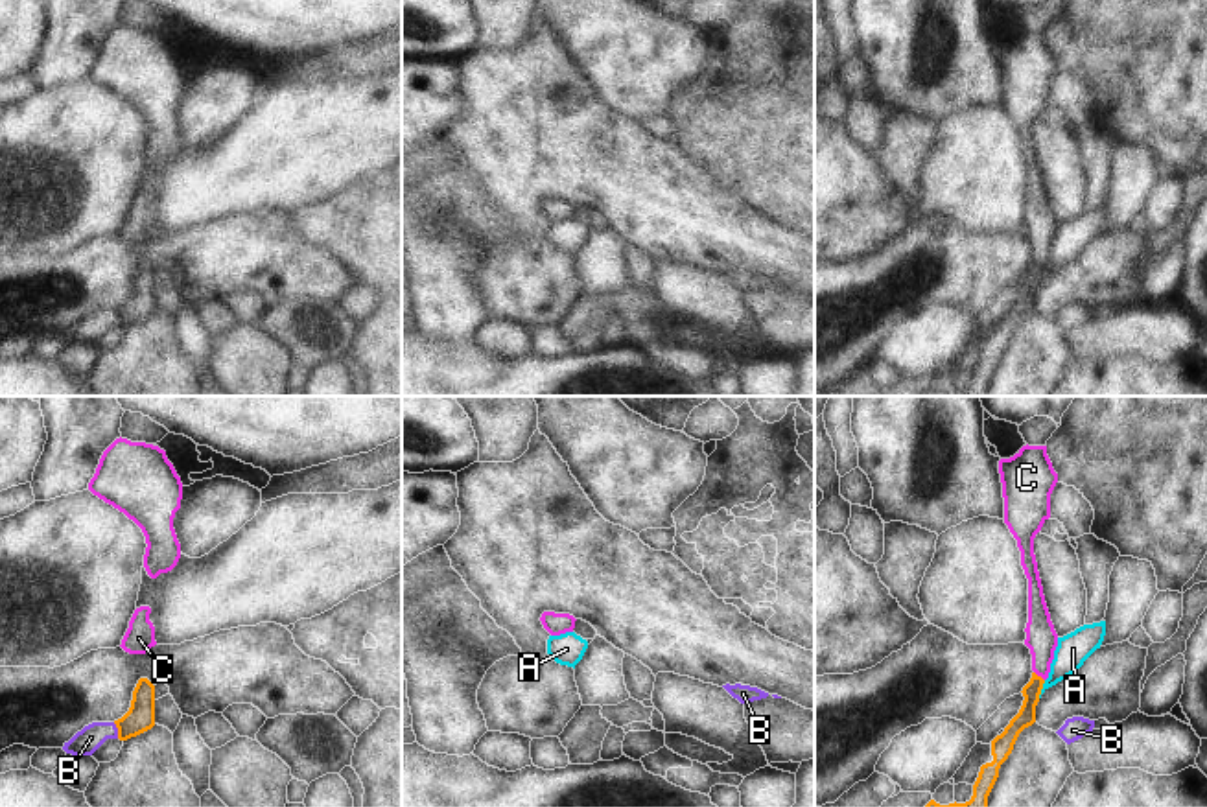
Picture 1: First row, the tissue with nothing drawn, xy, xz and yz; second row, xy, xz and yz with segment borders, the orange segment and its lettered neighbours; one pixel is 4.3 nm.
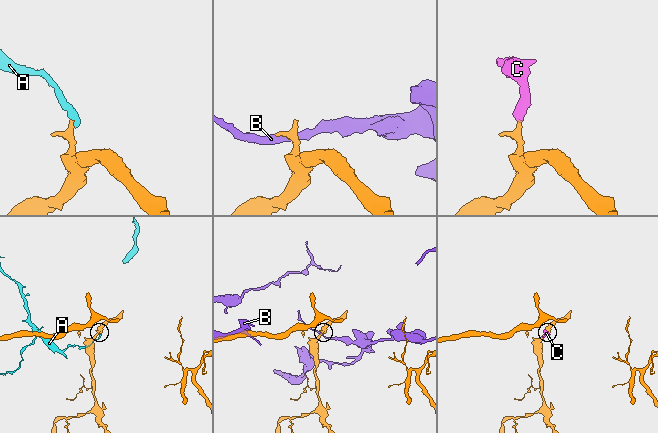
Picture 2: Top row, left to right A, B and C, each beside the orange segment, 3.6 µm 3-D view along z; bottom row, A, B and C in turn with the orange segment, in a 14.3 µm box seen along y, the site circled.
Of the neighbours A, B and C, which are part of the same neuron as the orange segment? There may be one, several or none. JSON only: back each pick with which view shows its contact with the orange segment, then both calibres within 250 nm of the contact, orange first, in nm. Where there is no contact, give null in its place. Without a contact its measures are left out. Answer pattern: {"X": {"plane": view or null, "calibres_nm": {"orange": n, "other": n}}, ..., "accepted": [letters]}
{"C": {"plane": "yz", "calibres_nm": {"orange": 80, "other": 140}}, "accepted": ["C"]}

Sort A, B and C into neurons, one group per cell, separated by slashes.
A / B / C

